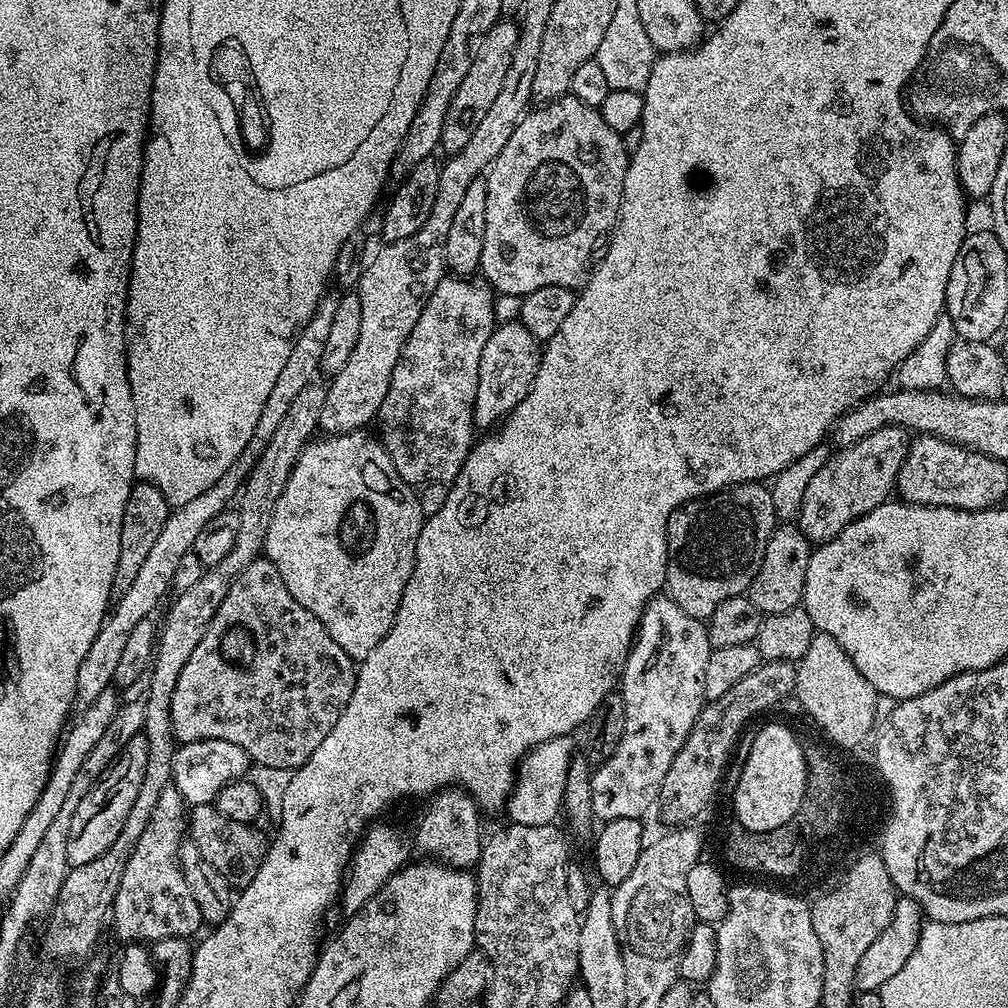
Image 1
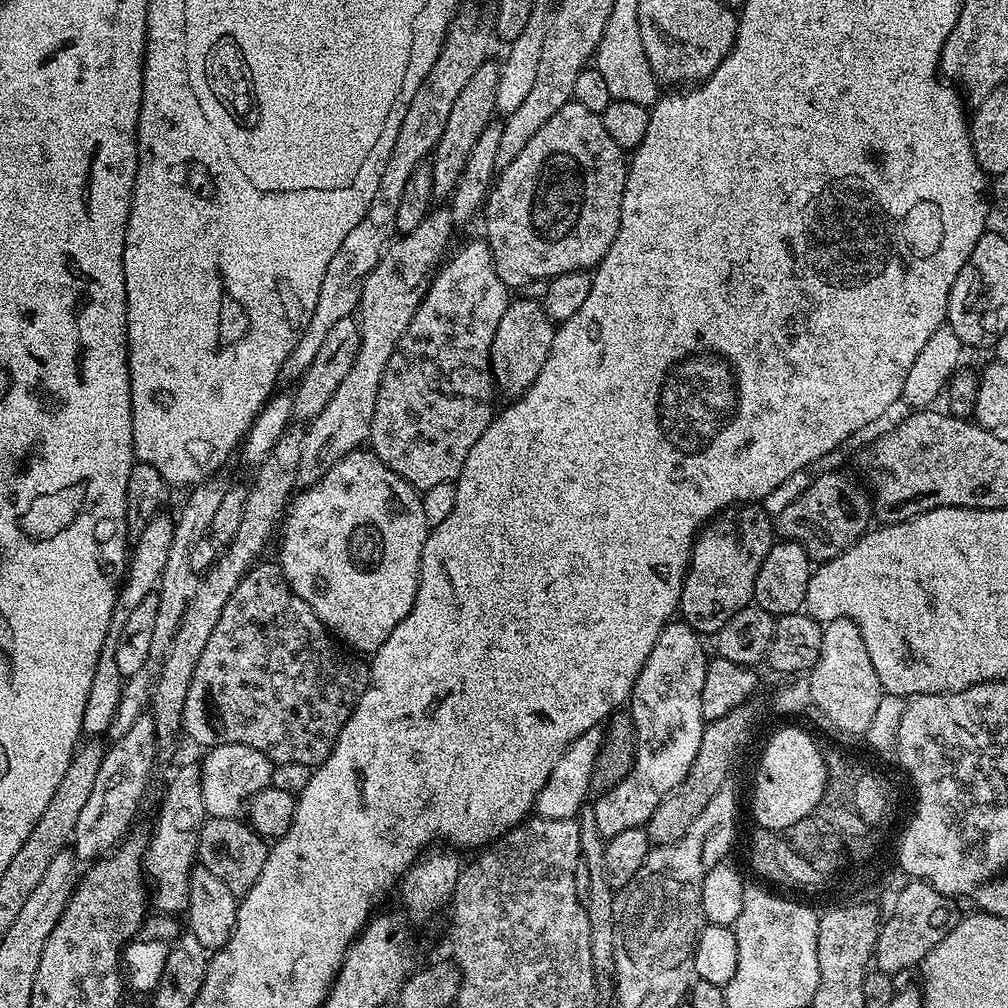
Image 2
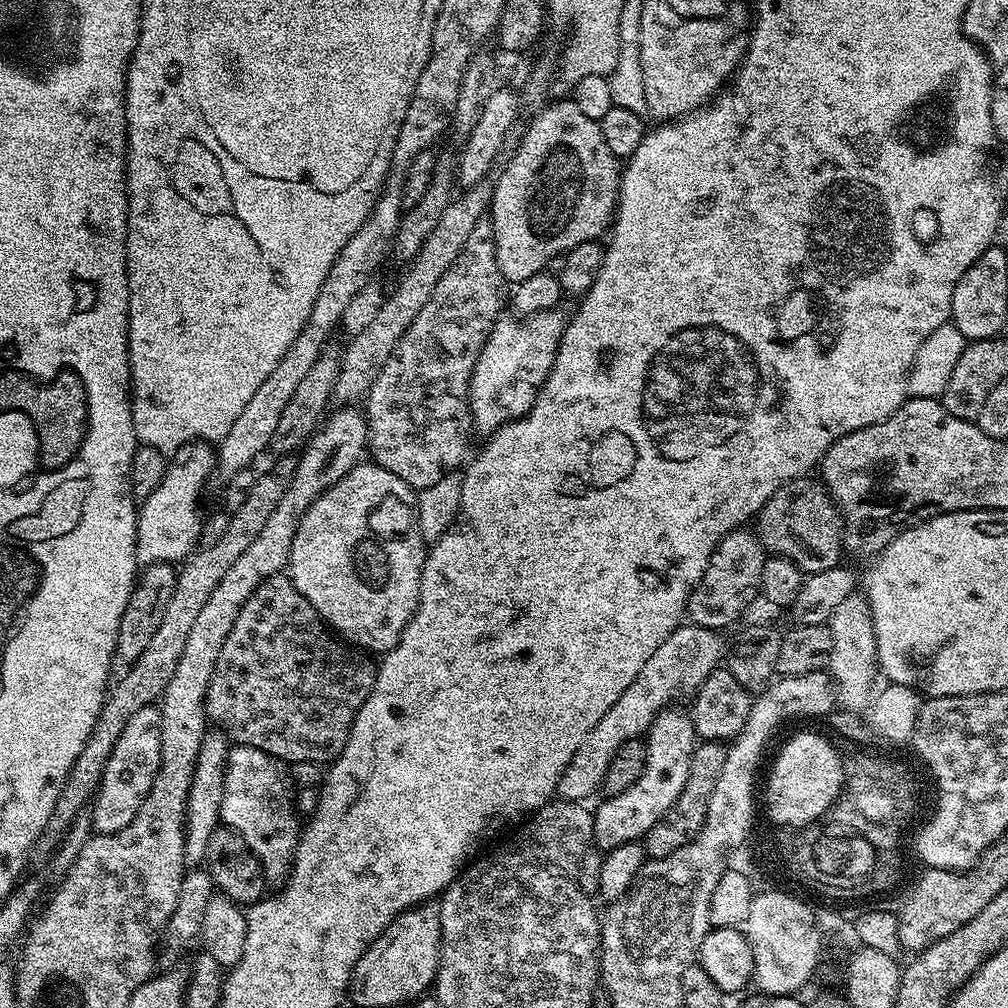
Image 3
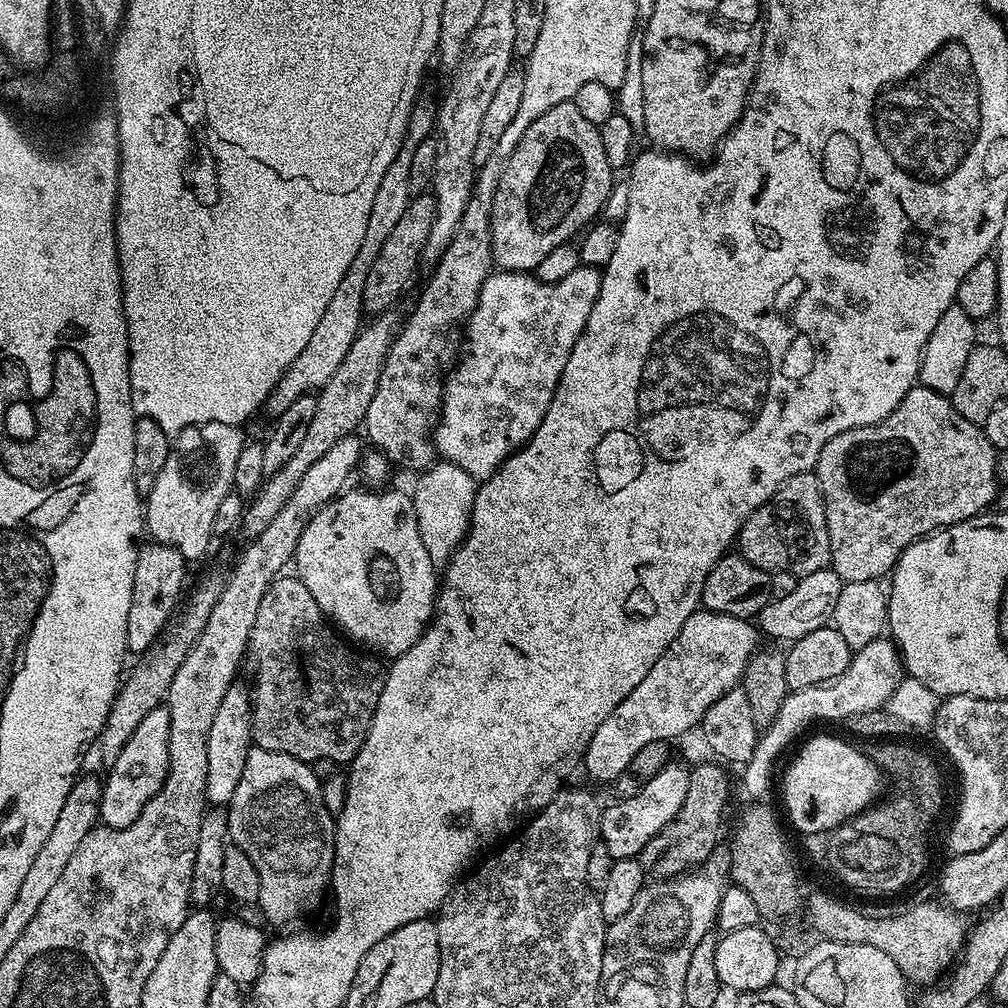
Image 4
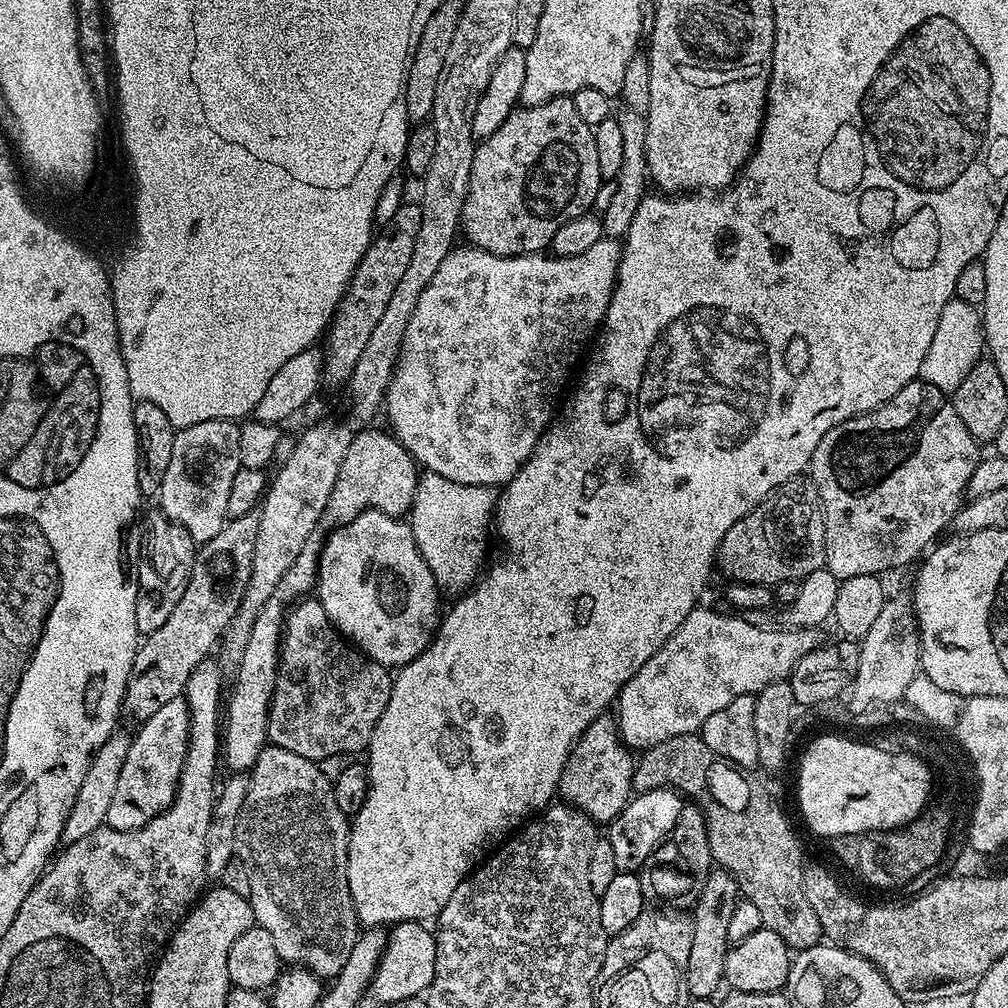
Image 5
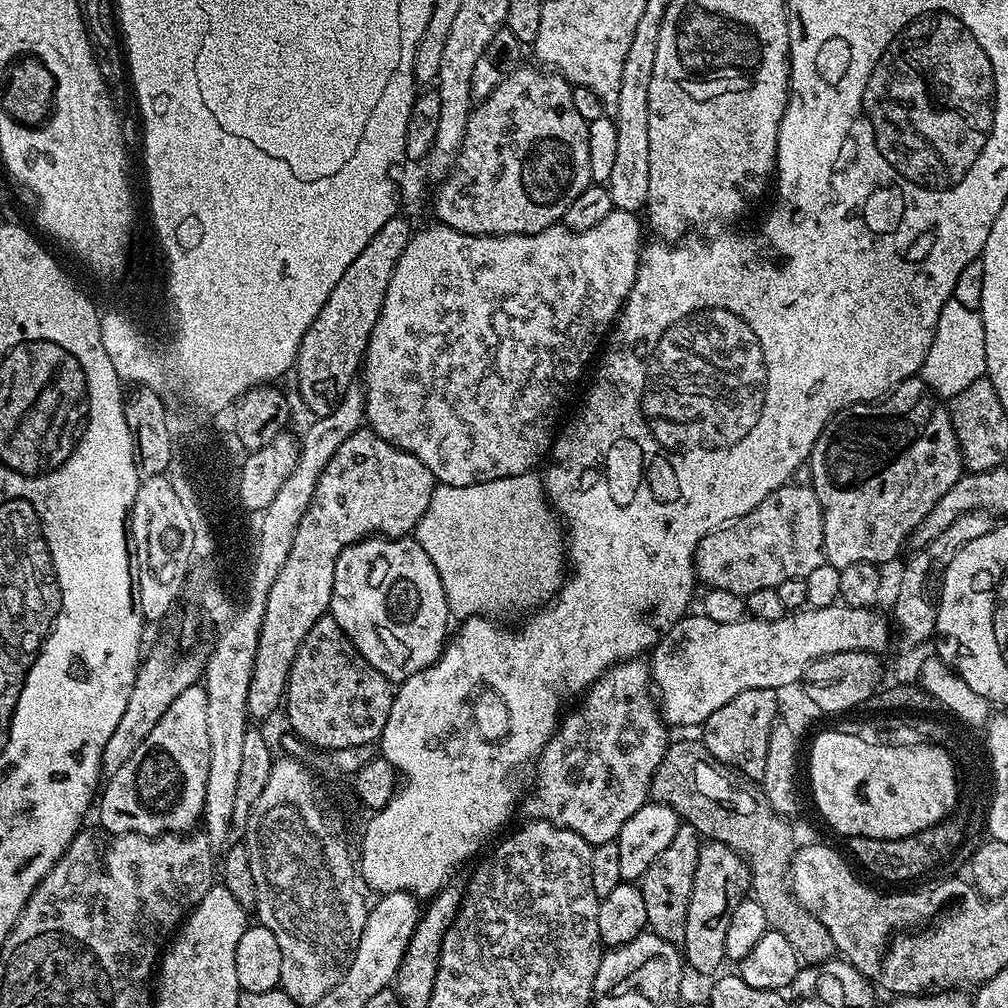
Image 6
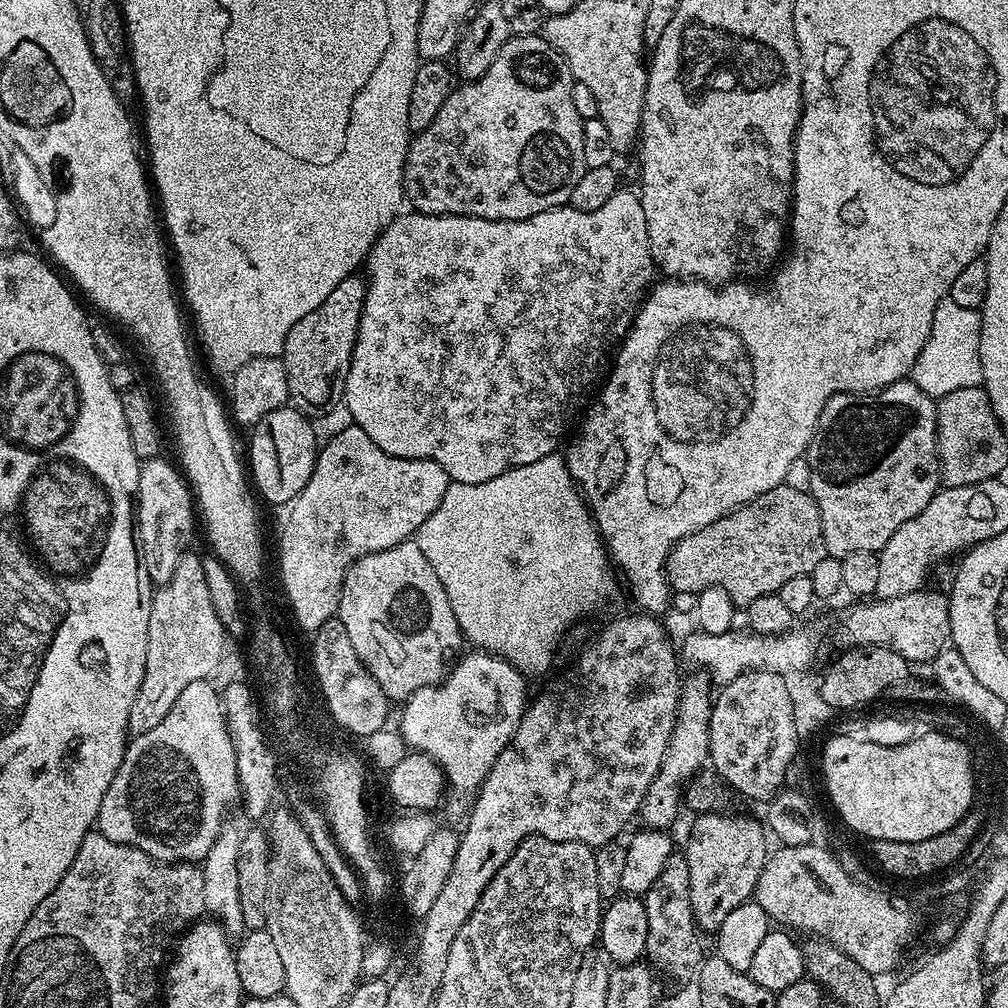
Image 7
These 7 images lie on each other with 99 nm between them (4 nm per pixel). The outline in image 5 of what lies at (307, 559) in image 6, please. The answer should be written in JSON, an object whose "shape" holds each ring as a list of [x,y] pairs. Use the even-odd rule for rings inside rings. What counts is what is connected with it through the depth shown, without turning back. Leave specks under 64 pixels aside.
{"shape":[[[369,426],[350,442],[350,450],[346,450],[346,458],[342,458],[342,470],[338,470],[338,478],[334,482],[334,488],[330,490],[330,496],[326,502],[322,519],[323,527],[326,526],[325,529],[338,528],[368,508],[377,508],[380,512],[399,517],[411,513],[418,479],[418,465],[409,452],[396,441],[391,431],[383,431],[379,432],[376,426]],[[313,534],[302,546],[294,564],[278,582],[272,597],[262,606],[258,618],[254,618],[254,627],[250,629],[250,638],[246,641],[246,651],[242,662],[234,670],[232,693],[227,693],[226,707],[222,712],[222,760],[228,763],[229,773],[245,773],[251,770],[258,754],[268,744],[268,711],[272,705],[272,695],[278,674],[280,661],[280,638],[284,631],[286,606],[291,606],[301,598],[307,597],[315,589],[318,561],[322,540]]]}

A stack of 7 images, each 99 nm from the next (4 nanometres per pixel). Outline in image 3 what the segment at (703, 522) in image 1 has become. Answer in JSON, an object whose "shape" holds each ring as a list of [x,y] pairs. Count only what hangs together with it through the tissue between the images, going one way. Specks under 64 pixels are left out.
{"shape":[[[747,527],[735,528],[733,532],[726,534],[726,538],[722,538],[722,542],[718,542],[714,554],[710,554],[710,562],[706,566],[702,578],[696,583],[696,587],[692,589],[688,599],[686,616],[691,623],[703,628],[724,630],[727,624],[734,623],[755,600],[758,600],[760,596],[760,583],[762,582],[762,566],[766,559],[766,551],[757,533],[752,530],[748,531]]]}

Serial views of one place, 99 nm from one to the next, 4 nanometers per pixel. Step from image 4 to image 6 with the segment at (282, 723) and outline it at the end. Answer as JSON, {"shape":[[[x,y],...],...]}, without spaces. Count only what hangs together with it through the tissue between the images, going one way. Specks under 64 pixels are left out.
{"shape":[[[325,614],[314,622],[314,626],[310,626],[310,632],[294,658],[283,703],[286,708],[288,704],[289,726],[310,744],[308,746],[334,751],[342,747],[376,744],[386,726],[386,718],[390,718],[393,695],[393,681],[388,680],[382,670],[374,670],[374,666],[370,666],[370,662],[366,662],[366,658],[362,658],[362,654],[352,645],[336,619]]]}

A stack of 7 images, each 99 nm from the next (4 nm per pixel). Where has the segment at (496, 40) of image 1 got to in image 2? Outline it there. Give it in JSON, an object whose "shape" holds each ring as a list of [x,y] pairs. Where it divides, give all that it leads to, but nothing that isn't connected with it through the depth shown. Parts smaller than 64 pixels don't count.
{"shape":[[[486,62],[474,70],[470,82],[458,94],[454,106],[450,109],[450,118],[446,122],[446,130],[442,130],[442,138],[438,138],[436,149],[430,157],[434,170],[433,201],[440,202],[443,198],[451,197],[454,186],[458,186],[458,178],[462,178],[462,170],[466,170],[466,158],[470,150],[474,150],[474,142],[478,142],[478,134],[487,124],[493,123],[496,112],[496,91],[498,90],[499,67],[495,63]]]}

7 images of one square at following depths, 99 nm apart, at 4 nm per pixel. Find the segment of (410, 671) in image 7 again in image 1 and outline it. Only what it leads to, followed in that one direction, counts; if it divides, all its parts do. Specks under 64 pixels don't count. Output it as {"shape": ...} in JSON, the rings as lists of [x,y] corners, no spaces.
{"shape":[[[367,431],[358,432],[338,432],[325,435],[325,440],[313,438],[309,440],[307,446],[302,450],[290,478],[286,482],[286,490],[282,490],[282,498],[278,498],[278,506],[274,506],[274,514],[270,518],[270,530],[266,530],[266,542],[264,543],[263,555],[274,566],[278,566],[278,574],[282,574],[282,582],[286,582],[286,590],[310,610],[326,626],[330,638],[346,650],[346,654],[351,656],[353,661],[359,662],[386,638],[390,626],[396,617],[398,606],[402,602],[402,594],[406,590],[406,582],[410,582],[410,574],[416,565],[416,547],[418,546],[418,534],[422,530],[426,519],[424,511],[420,509],[419,495],[414,491],[413,485],[407,484],[394,470],[394,462],[390,462],[390,454],[386,454],[384,445],[380,443],[375,435],[367,436]]]}

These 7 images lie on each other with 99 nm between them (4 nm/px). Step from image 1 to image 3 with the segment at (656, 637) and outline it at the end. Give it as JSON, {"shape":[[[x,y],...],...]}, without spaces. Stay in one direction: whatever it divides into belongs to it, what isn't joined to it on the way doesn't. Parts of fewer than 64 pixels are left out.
{"shape":[[[676,706],[669,707],[652,721],[646,733],[646,758],[638,782],[634,782],[634,786],[630,786],[630,790],[622,790],[622,794],[614,794],[601,799],[601,804],[592,812],[592,839],[595,847],[601,853],[614,850],[623,844],[635,844],[643,841],[646,833],[654,826],[654,822],[658,822],[658,818],[662,818],[662,814],[666,814],[666,810],[670,810],[670,806],[674,806],[678,794],[682,794],[682,786],[686,786],[690,758],[697,740],[691,715],[687,711],[679,712]]]}

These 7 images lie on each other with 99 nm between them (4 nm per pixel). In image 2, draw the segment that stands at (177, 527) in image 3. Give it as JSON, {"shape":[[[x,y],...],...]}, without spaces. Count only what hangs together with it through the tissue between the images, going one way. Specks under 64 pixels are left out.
{"shape":[[[161,514],[147,524],[144,531],[140,532],[134,540],[134,545],[129,555],[128,567],[124,583],[117,593],[114,610],[111,611],[110,626],[107,627],[106,638],[103,639],[103,648],[99,654],[98,666],[95,667],[94,680],[87,695],[86,708],[83,711],[83,733],[90,738],[105,735],[117,712],[121,692],[124,690],[124,677],[118,670],[117,648],[119,639],[122,638],[123,627],[126,626],[132,611],[138,610],[143,598],[151,595],[159,585],[159,576],[166,566],[166,557],[170,550],[173,538],[174,522],[167,515]]]}

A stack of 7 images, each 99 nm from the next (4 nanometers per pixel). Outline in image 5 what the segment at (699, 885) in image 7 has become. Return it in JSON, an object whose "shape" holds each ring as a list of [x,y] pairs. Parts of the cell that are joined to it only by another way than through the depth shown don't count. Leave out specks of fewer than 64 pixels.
{"shape":[[[723,870],[709,872],[702,886],[702,894],[691,909],[692,937],[690,938],[690,962],[686,970],[688,994],[692,998],[712,998],[724,984],[724,963],[729,950],[726,929],[730,926],[730,917],[734,906],[741,899],[740,887],[736,879]]]}

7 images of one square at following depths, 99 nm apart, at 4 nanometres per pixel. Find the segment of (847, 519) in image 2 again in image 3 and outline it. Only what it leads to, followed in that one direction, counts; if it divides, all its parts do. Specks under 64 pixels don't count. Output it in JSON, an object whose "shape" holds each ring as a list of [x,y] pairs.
{"shape":[[[800,477],[784,484],[764,503],[756,517],[756,532],[765,551],[786,557],[805,575],[822,573],[839,565],[843,557],[843,517],[819,481]]]}

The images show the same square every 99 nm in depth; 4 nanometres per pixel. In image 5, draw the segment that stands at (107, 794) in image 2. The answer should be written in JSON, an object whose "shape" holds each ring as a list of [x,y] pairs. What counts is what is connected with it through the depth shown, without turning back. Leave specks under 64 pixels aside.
{"shape":[[[183,695],[173,698],[138,728],[132,737],[130,754],[126,754],[126,763],[122,766],[106,821],[107,827],[123,832],[140,828],[172,805],[172,799],[180,788],[180,771],[188,749],[188,703]]]}

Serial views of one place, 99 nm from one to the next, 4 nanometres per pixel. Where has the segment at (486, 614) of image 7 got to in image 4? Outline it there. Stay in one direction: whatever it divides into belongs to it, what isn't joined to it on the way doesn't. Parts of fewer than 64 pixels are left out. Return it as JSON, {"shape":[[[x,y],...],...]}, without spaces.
{"shape":[[[449,460],[433,462],[417,476],[420,477],[410,488],[410,495],[414,502],[414,514],[418,518],[418,534],[422,534],[422,546],[426,546],[426,554],[430,554],[432,563],[444,566],[468,533],[478,482],[466,474],[462,466],[454,466]]]}

